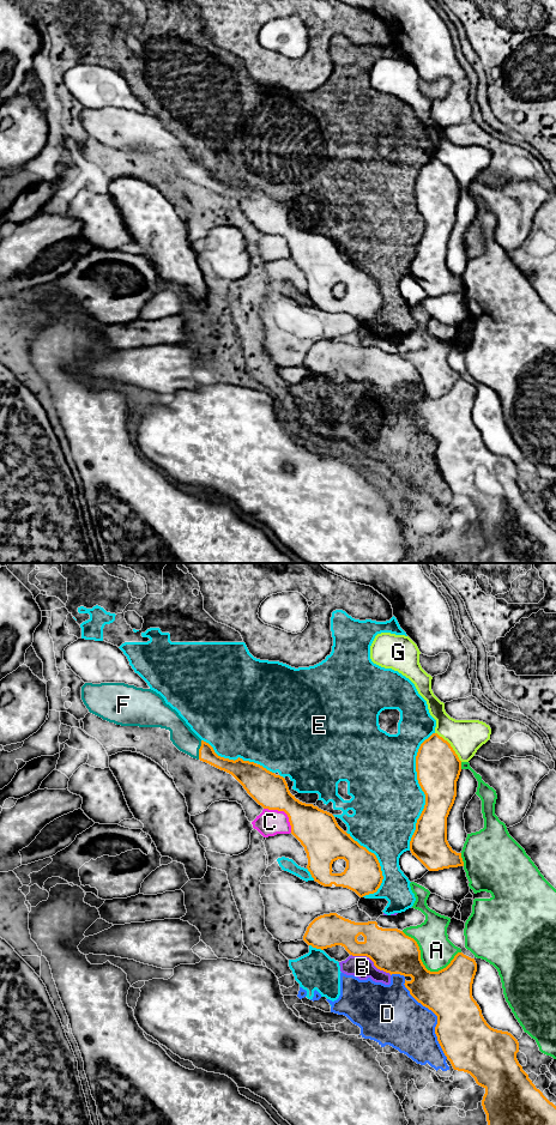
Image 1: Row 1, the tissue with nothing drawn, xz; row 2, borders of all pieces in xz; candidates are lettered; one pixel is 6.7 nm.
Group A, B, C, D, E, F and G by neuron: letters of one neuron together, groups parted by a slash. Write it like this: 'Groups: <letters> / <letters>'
Groups: A C / B D E / F / G

